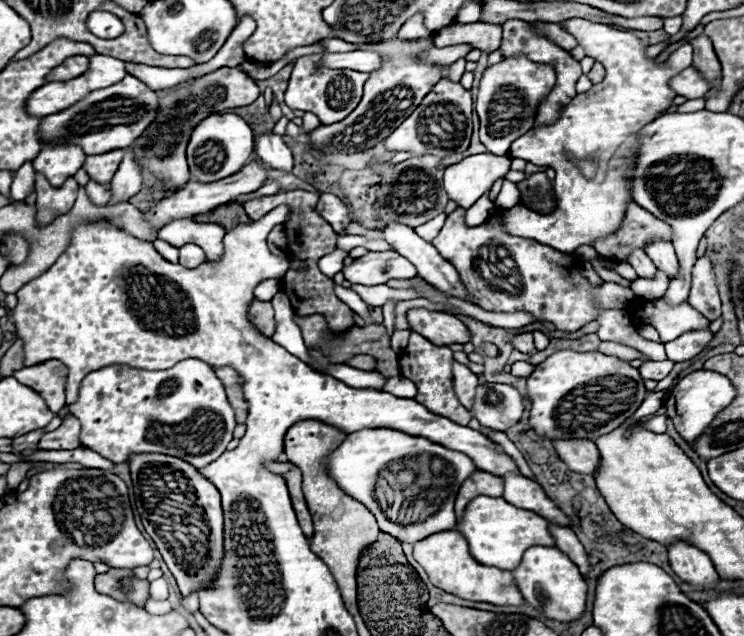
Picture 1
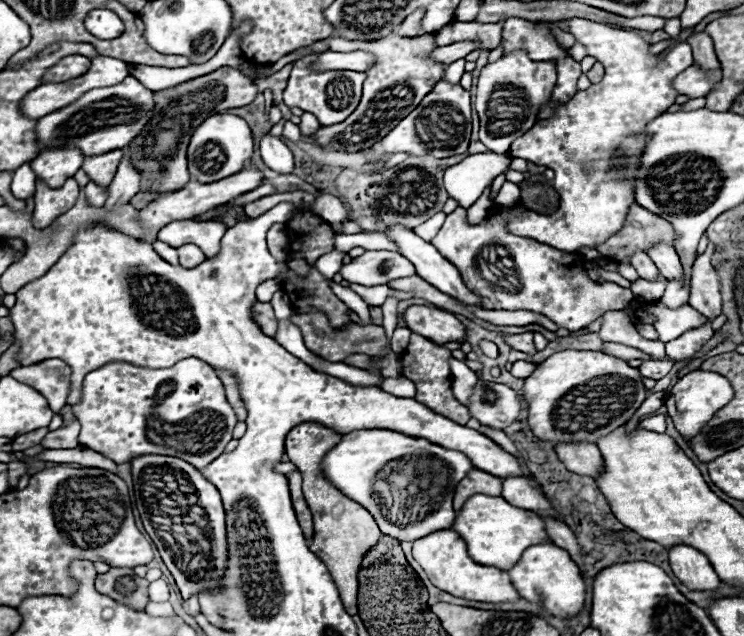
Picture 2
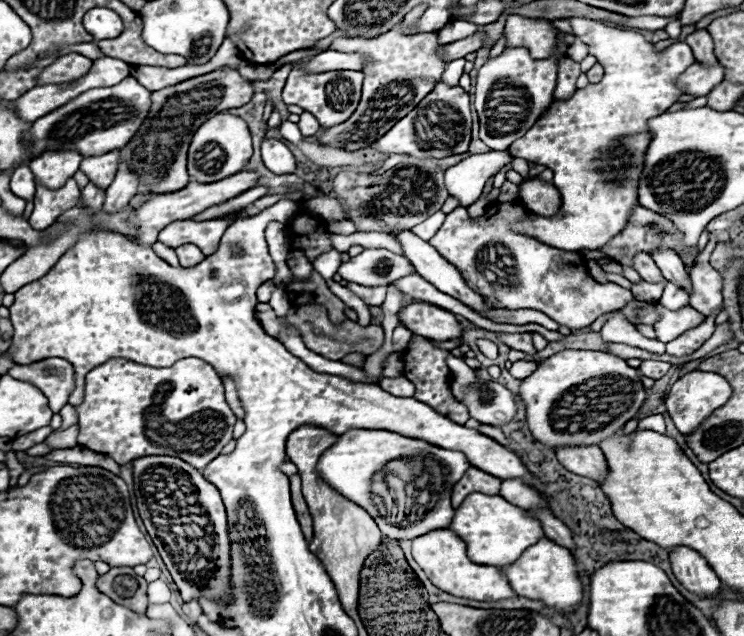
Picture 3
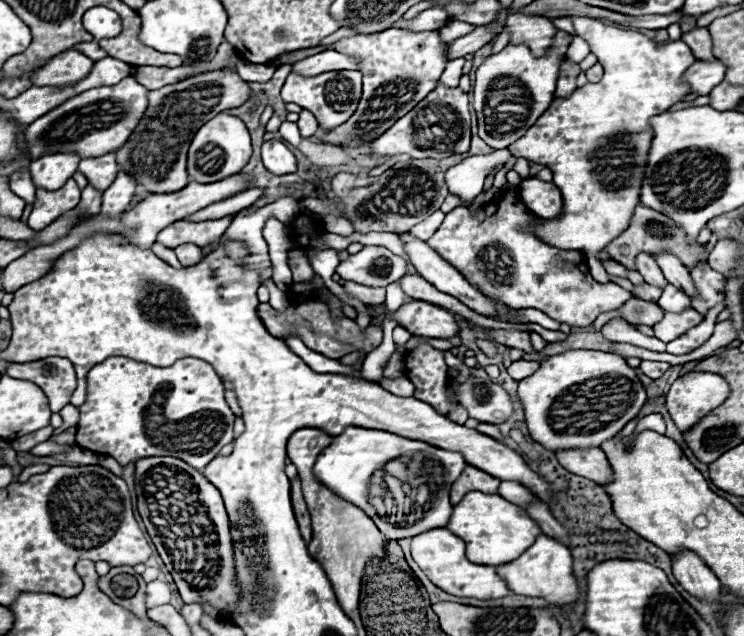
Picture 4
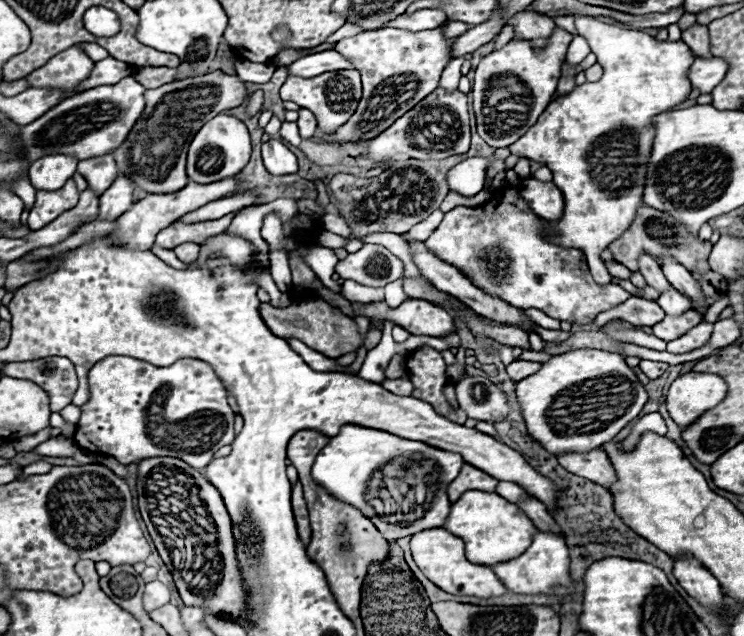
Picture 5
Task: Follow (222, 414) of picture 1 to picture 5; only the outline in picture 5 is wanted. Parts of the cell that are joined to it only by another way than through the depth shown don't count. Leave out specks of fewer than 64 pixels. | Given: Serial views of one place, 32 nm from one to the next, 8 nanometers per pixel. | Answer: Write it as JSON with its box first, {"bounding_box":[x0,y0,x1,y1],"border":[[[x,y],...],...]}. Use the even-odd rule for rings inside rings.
{"bounding_box":[74,356,234,468],"border":[[[108,356],[88,372],[90,400],[82,406],[74,440],[80,448],[114,456],[120,464],[144,458],[172,456],[192,468],[206,468],[216,450],[234,440],[234,412],[226,402],[226,390],[214,370],[196,358],[184,358],[170,366],[152,366],[130,356]],[[194,416],[194,430],[164,430],[164,422],[176,424]]]}

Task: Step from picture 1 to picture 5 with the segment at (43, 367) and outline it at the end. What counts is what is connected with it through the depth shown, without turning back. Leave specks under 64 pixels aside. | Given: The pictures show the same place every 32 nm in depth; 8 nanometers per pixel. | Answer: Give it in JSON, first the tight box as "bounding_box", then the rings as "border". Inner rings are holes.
{"bounding_box":[2,356,78,412],"border":[[[50,356],[46,360],[40,358],[32,362],[6,362],[2,374],[40,384],[40,388],[48,392],[54,412],[60,412],[64,406],[68,406],[78,388],[74,364],[62,356]]]}

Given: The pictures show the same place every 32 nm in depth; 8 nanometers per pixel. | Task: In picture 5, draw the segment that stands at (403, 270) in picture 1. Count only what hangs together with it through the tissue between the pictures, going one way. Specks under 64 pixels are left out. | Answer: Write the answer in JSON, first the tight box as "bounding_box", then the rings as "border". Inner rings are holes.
{"bounding_box":[334,244,404,286],"border":[[[364,244],[358,252],[338,260],[334,270],[342,280],[354,280],[364,286],[386,286],[402,276],[404,264],[384,246]]]}

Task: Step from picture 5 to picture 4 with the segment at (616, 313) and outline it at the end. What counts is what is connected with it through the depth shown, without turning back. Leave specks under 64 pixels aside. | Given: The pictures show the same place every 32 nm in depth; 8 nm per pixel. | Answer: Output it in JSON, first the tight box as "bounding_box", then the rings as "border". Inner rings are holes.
{"bounding_box":[594,298,662,330],"border":[[[630,298],[624,306],[604,312],[594,320],[594,328],[600,330],[608,320],[612,318],[624,318],[626,322],[634,324],[634,326],[654,326],[656,322],[662,320],[662,308],[656,302],[648,302],[648,300],[640,300],[640,298]]]}

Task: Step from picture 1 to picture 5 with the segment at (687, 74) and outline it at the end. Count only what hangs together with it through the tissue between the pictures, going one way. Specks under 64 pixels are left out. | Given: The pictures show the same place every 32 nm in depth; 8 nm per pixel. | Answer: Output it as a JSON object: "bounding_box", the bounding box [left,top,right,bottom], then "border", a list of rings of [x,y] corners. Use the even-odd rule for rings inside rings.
{"bounding_box":[688,56,728,92],"border":[[[696,56],[694,64],[690,66],[688,78],[690,78],[692,86],[698,88],[700,92],[712,92],[712,88],[716,84],[720,84],[726,70],[728,70],[726,60],[722,60],[718,56],[710,56],[710,58]]]}

